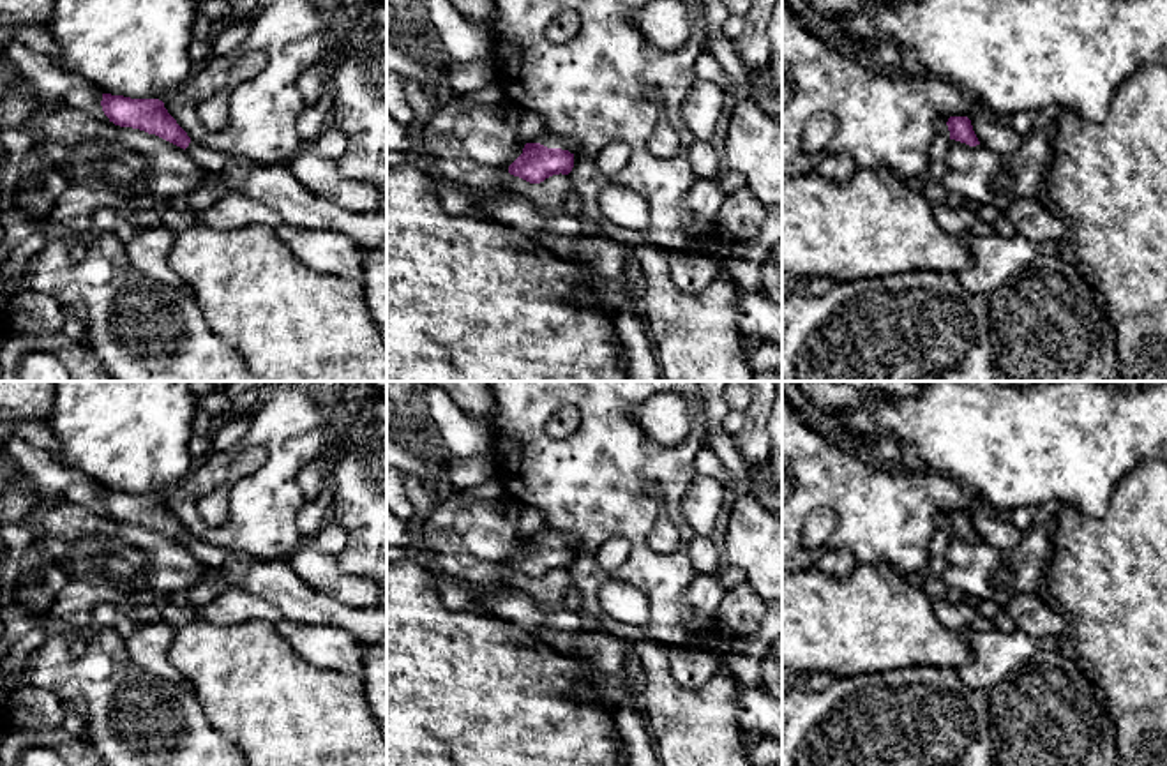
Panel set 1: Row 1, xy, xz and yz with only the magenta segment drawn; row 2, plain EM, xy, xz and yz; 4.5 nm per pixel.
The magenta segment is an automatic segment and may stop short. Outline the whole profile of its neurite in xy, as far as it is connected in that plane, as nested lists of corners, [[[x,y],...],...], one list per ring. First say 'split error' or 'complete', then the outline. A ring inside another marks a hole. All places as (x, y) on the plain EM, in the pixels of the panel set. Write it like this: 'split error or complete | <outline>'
split error | [[[102,489],[101,501],[115,521],[145,526],[184,544],[201,565],[215,570],[228,586],[237,586],[275,605],[284,620],[335,627],[350,632],[360,642],[387,648],[387,607],[350,607],[332,595],[311,588],[286,559],[261,561],[192,537],[159,494]]]

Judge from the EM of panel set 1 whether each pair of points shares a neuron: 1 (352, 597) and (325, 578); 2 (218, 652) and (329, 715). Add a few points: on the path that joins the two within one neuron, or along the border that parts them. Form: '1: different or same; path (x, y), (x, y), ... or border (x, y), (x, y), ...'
1: same; path (345, 590), (332, 581)
2: same; path (246, 678), (285, 715), (301, 715)

